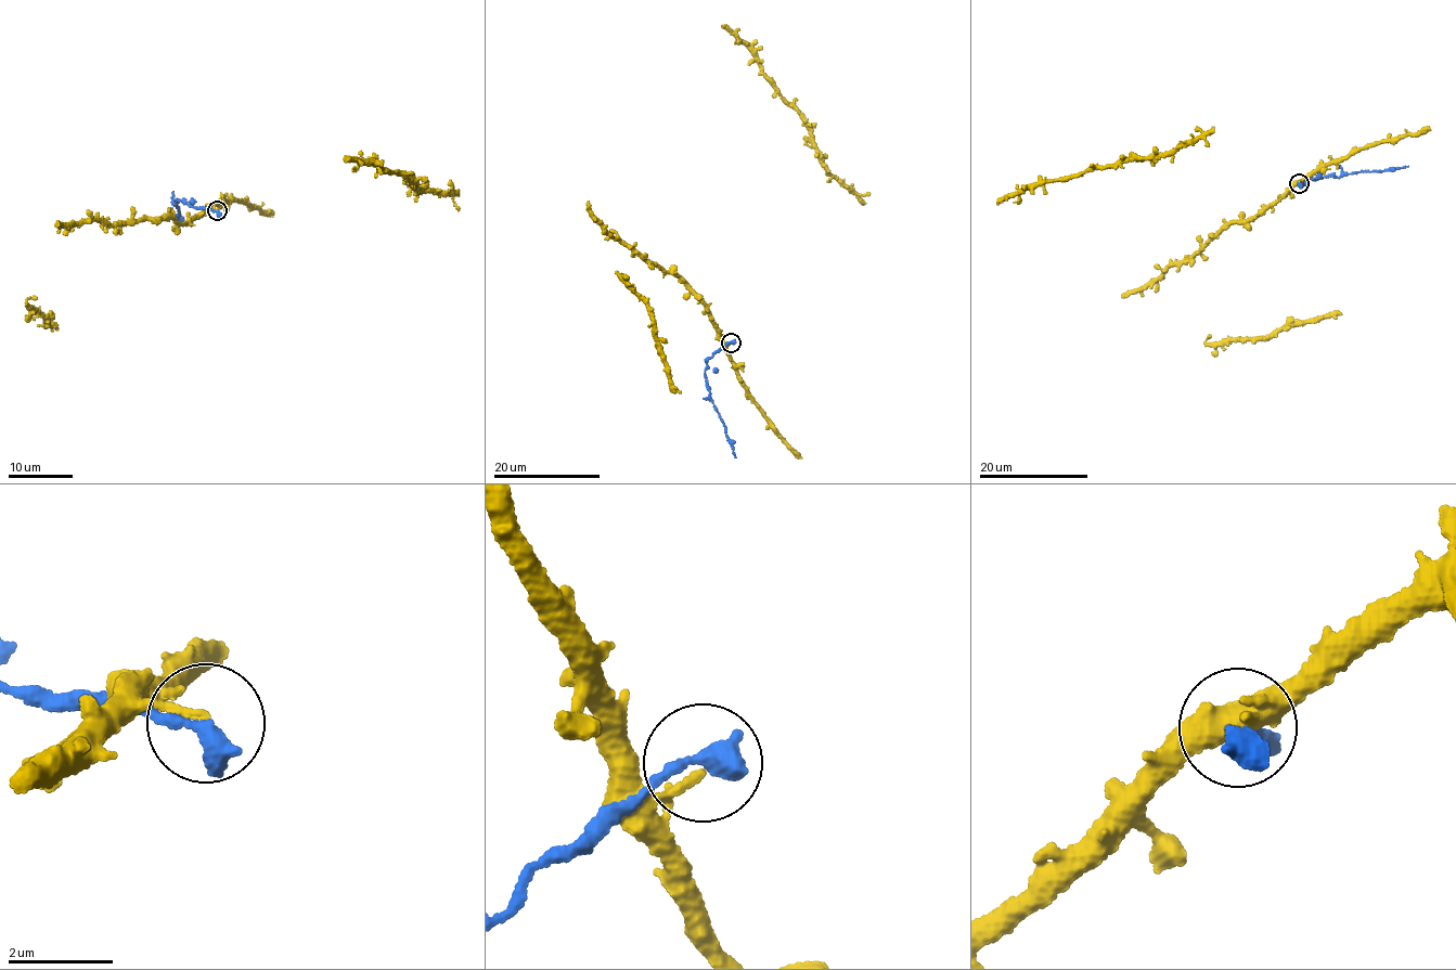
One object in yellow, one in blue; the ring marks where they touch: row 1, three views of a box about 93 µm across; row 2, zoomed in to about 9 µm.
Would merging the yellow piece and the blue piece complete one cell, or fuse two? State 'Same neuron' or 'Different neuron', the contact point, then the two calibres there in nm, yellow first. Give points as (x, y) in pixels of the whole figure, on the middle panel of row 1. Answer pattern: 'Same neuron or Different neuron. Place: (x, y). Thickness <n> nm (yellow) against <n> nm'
Different neuron. Place: (731, 343). Thickness 140 nm (yellow) against 480 nm

